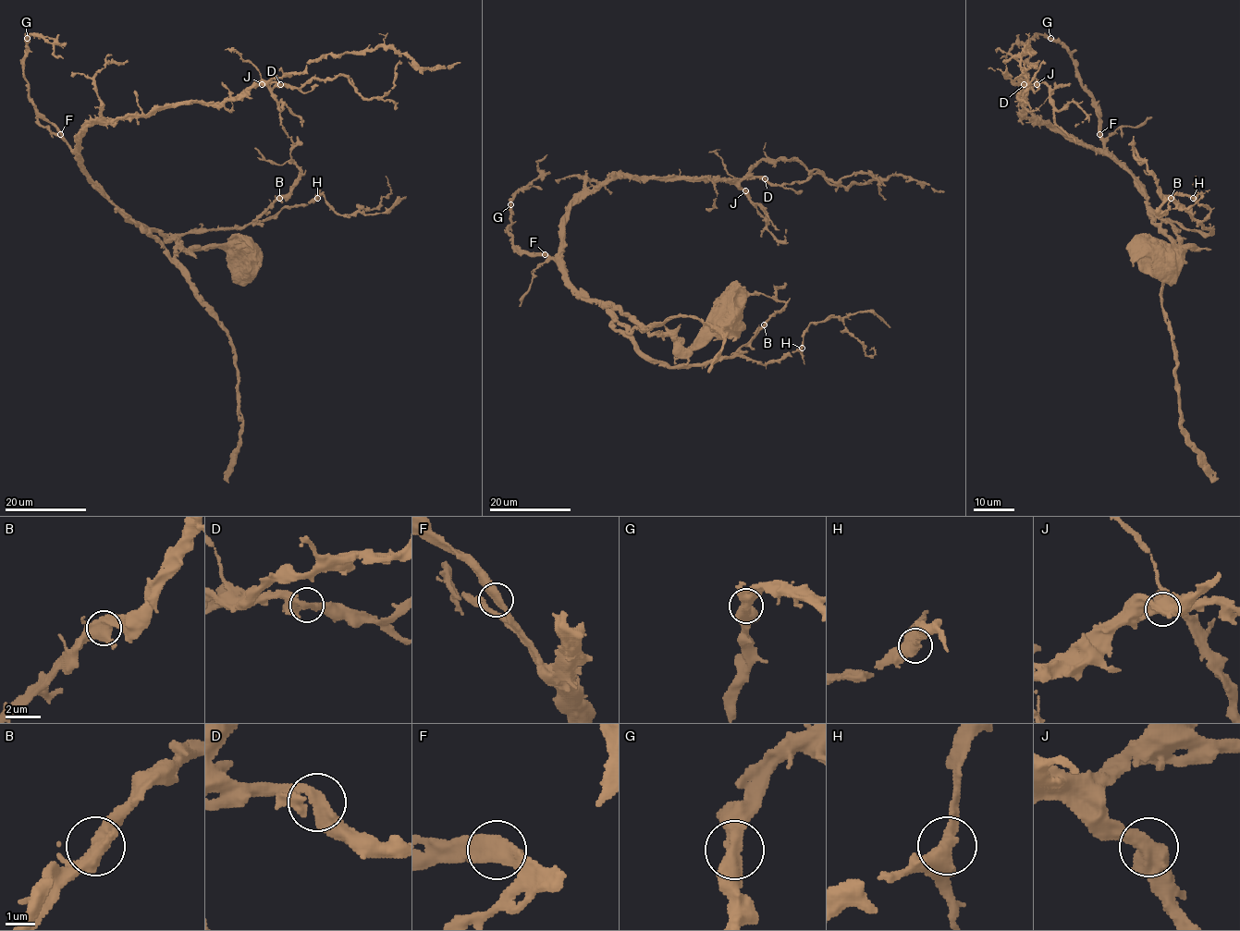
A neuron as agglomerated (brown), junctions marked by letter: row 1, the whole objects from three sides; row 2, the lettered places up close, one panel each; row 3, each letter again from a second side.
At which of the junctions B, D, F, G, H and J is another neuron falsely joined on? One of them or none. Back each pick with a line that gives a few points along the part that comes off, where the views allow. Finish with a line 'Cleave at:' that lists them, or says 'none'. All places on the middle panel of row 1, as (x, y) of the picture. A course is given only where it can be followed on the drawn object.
Cleave at: none

